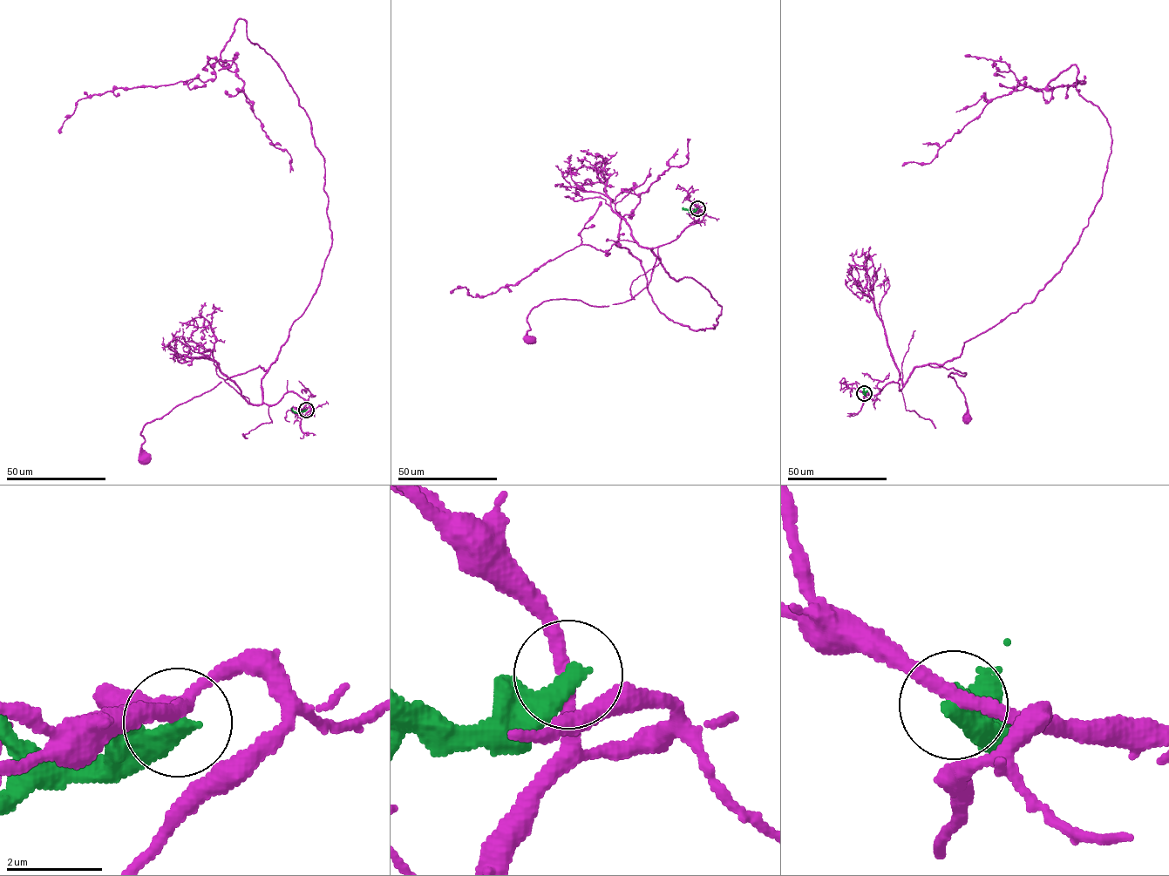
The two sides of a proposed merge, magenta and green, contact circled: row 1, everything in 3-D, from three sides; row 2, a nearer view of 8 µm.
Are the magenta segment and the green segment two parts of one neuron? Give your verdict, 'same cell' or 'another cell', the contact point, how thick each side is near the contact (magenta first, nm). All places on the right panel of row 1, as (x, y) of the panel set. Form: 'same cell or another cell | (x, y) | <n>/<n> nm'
another cell | (864, 393) | 280/400 nm

